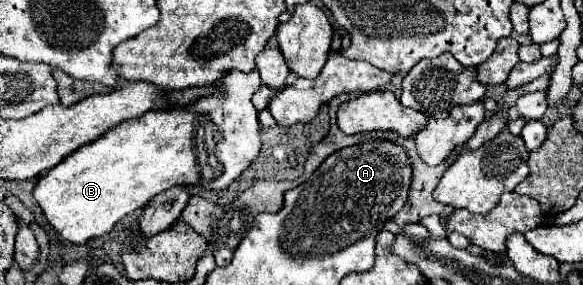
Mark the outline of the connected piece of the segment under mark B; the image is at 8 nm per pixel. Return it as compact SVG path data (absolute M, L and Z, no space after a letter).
M253 70L249 74L229 72L223 78L221 90L213 96L199 98L187 108L175 110L151 110L137 120L123 122L121 126L109 130L95 142L81 146L69 154L61 164L51 168L35 186L33 198L41 206L49 224L69 242L87 244L93 238L99 238L113 230L113 226L133 210L143 208L155 194L167 190L177 182L191 186L205 186L209 190L227 188L259 154L261 148L261 126L257 110L251 102L251 96L259 90L261 78Z

